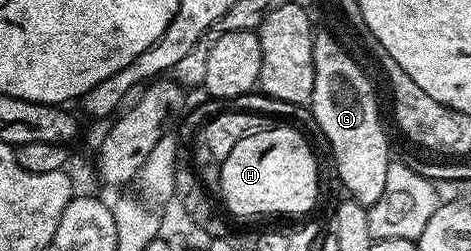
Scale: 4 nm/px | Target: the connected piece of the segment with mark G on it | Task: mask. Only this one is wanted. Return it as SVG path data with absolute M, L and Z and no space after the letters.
M327 31L315 35L313 65L315 76L309 106L331 146L334 174L339 174L350 198L370 209L384 192L385 175L393 162L387 148L387 135L379 120L375 87L370 77L359 68L358 61Z

